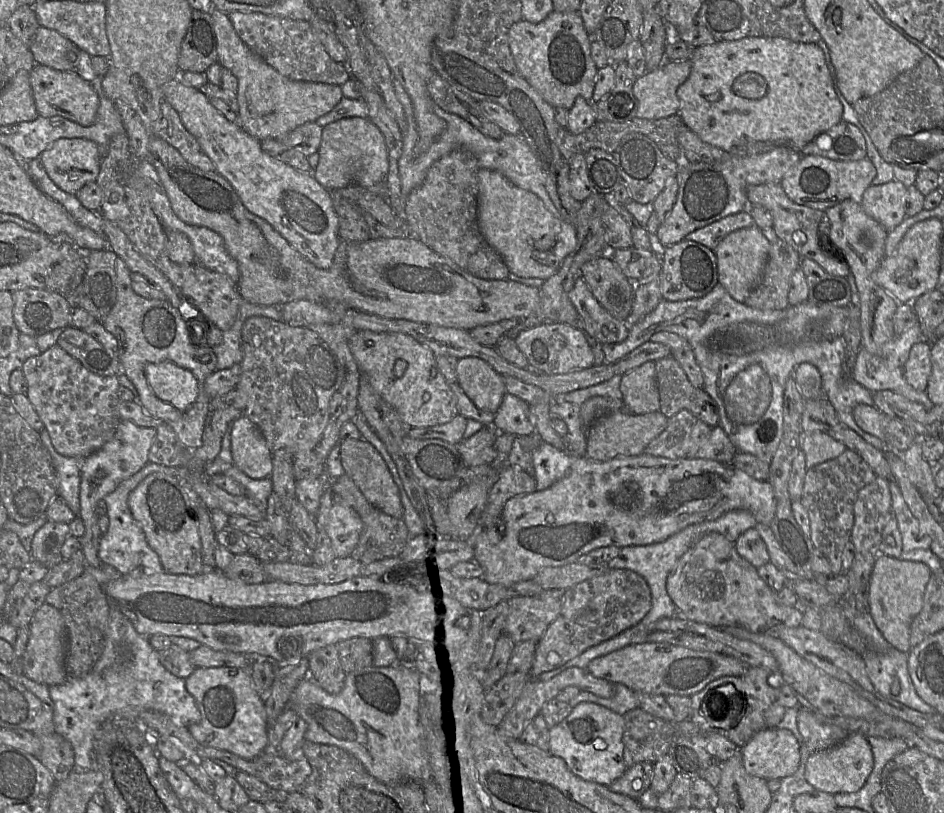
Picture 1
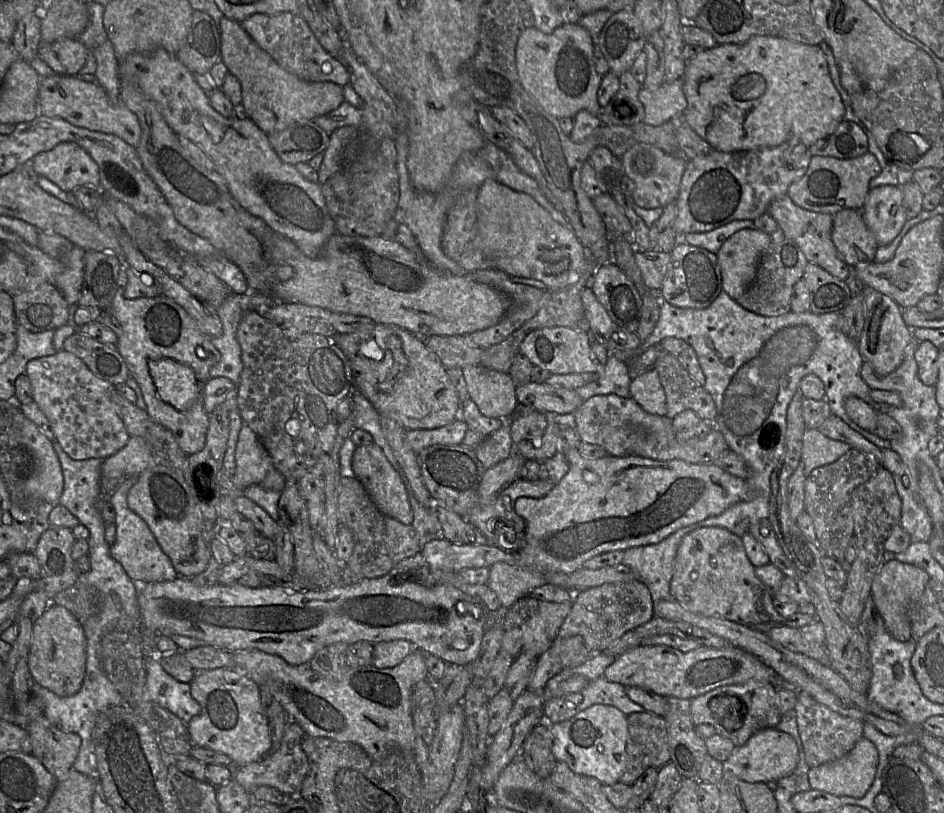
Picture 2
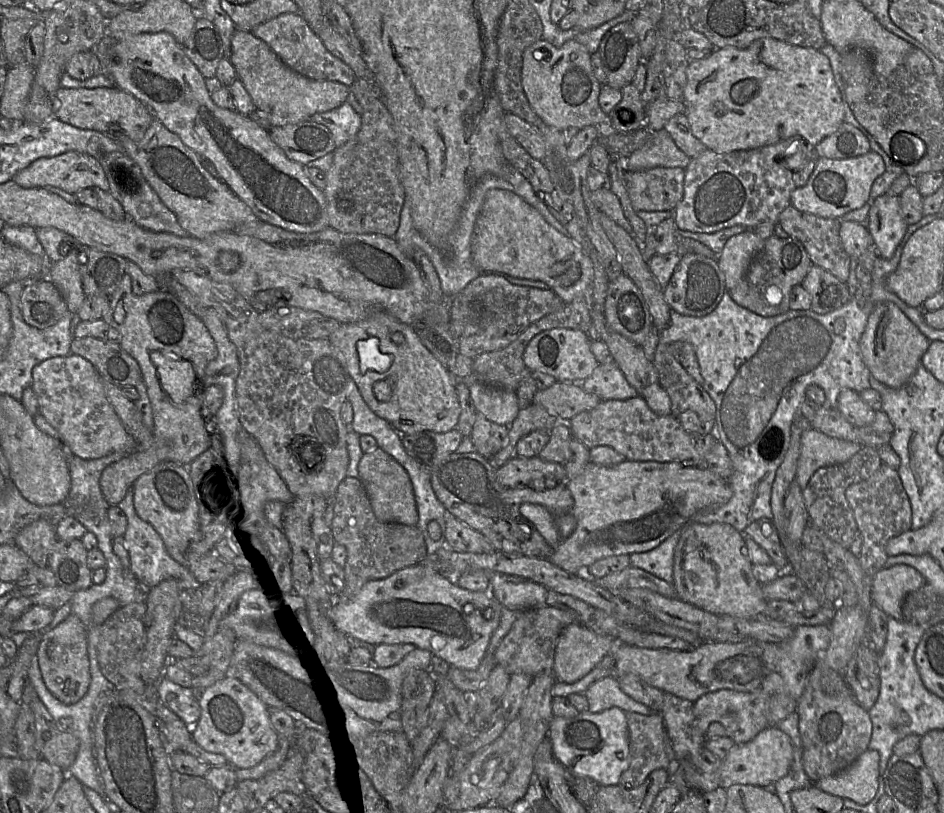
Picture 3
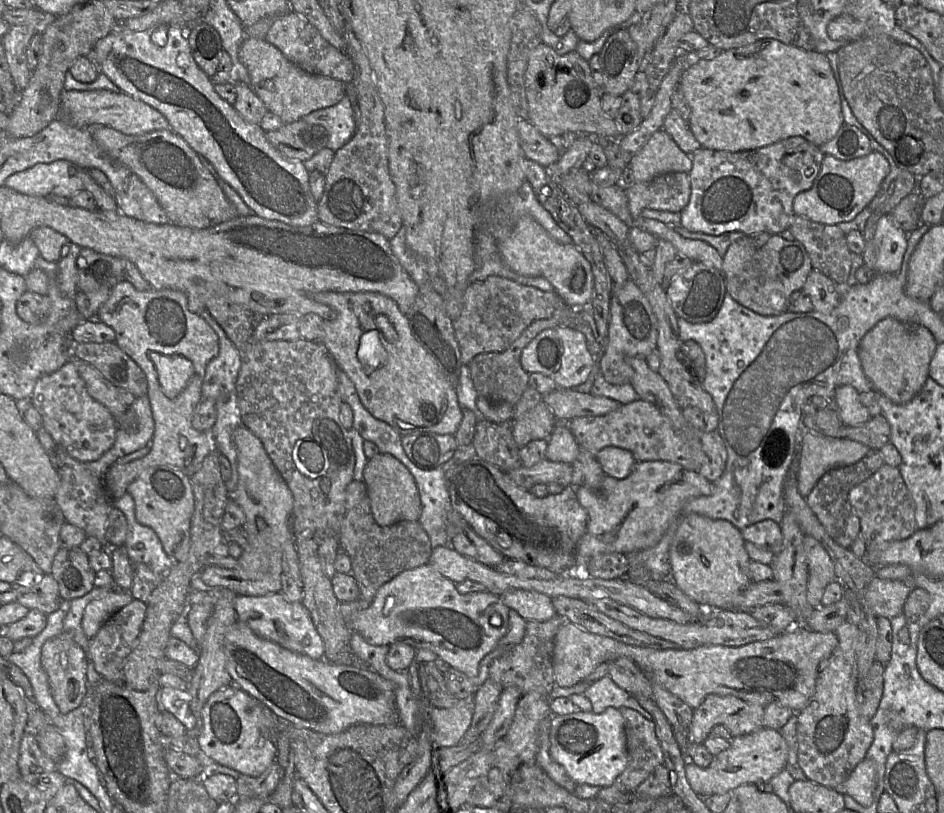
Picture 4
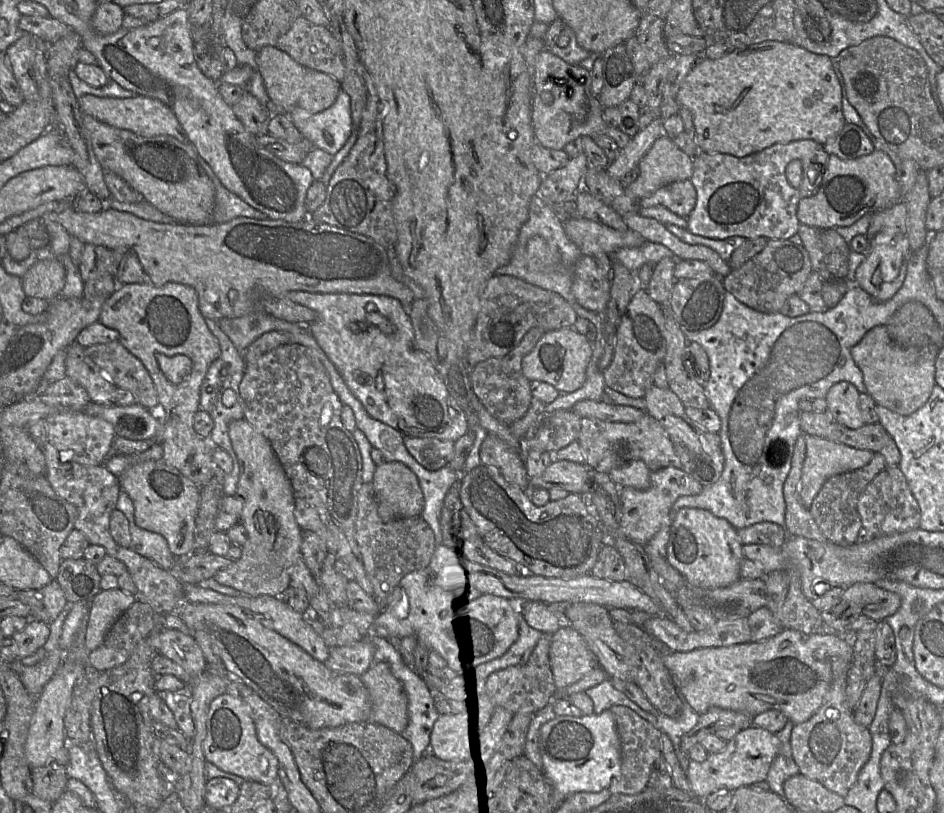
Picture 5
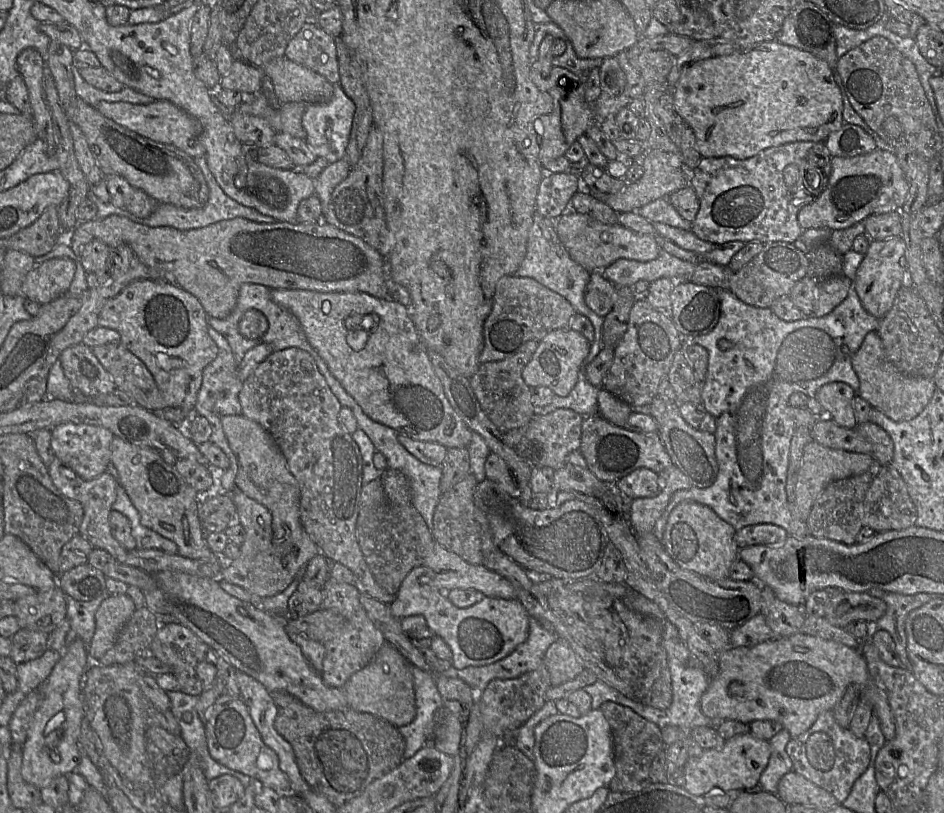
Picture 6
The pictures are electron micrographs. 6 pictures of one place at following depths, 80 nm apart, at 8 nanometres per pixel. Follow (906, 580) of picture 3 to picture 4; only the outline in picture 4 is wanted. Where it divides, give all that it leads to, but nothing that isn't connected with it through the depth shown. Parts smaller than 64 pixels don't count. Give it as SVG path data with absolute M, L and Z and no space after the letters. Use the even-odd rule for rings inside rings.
M874 577L864 594L864 605L876 616L888 619L902 613L904 603L910 592L916 587L911 587L901 580L888 580Z

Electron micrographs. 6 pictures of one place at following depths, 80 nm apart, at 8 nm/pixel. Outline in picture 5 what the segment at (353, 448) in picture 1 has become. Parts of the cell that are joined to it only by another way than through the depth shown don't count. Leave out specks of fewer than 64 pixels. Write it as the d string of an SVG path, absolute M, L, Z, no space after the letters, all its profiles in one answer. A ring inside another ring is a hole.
M385 461L377 465L371 483L384 522L422 513L424 497L418 478L405 464Z

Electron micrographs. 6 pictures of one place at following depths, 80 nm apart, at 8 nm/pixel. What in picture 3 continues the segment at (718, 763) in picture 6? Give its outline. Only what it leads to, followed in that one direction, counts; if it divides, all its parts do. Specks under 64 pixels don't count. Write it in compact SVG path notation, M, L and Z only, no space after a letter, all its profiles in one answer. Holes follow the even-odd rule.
M772 725L762 730L752 740L744 744L735 744L727 756L721 760L721 764L715 772L685 771L684 778L691 789L700 793L710 792L717 788L727 789L734 784L763 787L775 783L787 775L792 760L793 745L791 738L778 729L776 725Z

